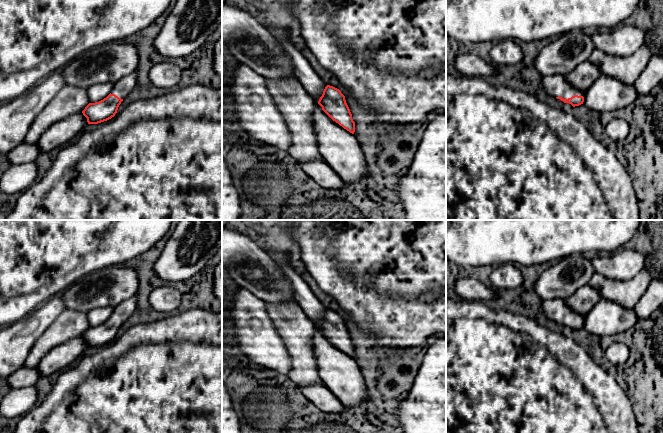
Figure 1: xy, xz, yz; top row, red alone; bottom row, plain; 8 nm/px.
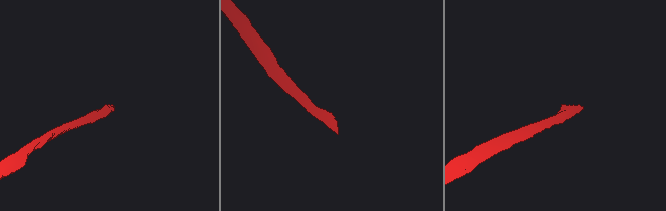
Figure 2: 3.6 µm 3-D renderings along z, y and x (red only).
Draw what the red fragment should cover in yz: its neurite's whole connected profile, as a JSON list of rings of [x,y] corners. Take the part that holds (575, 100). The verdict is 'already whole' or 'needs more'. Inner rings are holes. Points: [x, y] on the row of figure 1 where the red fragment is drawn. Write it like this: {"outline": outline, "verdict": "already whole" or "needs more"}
{"outline": [[[566,75],[546,76],[542,79],[542,87],[548,96],[560,99],[573,107],[584,102],[585,91],[573,87],[566,79]]], "verdict": "needs more"}

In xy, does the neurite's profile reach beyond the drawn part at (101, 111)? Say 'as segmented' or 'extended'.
extended

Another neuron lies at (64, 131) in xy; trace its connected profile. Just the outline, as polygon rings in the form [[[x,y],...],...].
[[[82,112],[56,122],[42,134],[37,142],[41,153],[62,148],[79,136],[87,125],[87,118]]]

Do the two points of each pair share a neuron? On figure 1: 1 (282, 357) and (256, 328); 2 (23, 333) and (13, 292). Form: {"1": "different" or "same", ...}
{"1": "same", "2": "different"}

